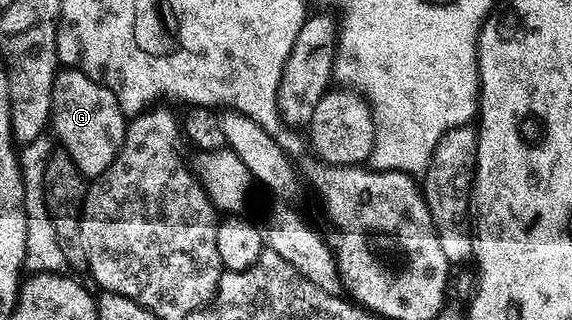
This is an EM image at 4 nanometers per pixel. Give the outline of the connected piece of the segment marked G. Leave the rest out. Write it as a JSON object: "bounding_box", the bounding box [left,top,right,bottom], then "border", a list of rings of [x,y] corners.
{"bounding_box":[49,67,128,178],"border":[[[63,67],[52,86],[52,110],[49,127],[58,135],[57,143],[76,162],[80,174],[93,178],[104,174],[120,154],[128,117],[120,110],[112,90],[100,86],[88,74]]]}

